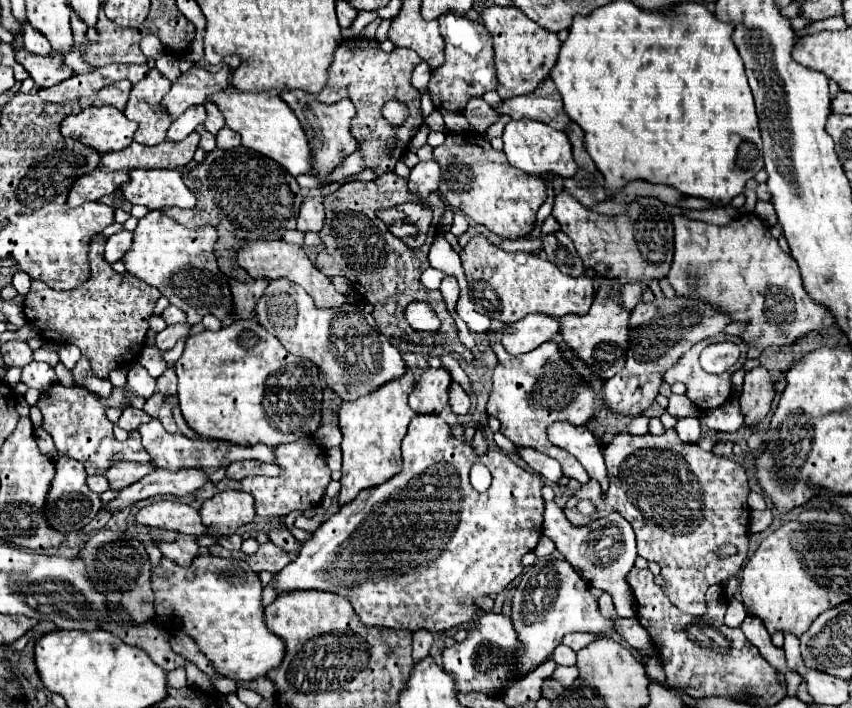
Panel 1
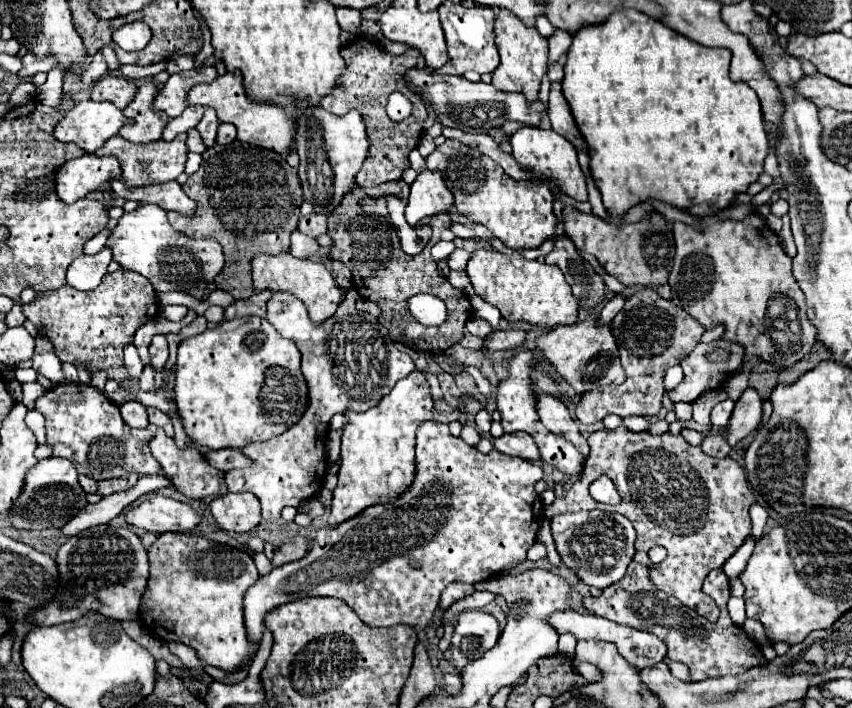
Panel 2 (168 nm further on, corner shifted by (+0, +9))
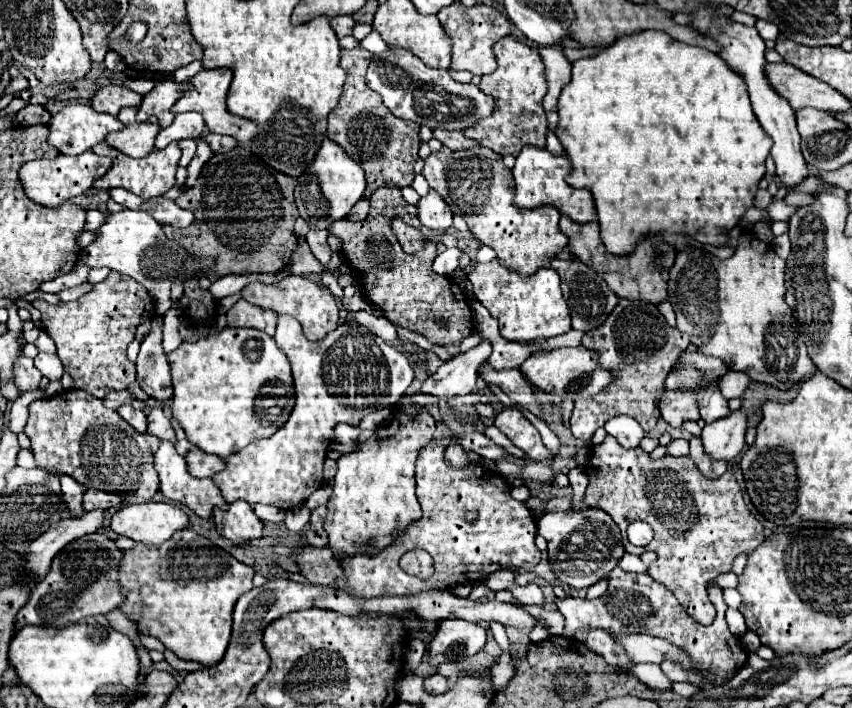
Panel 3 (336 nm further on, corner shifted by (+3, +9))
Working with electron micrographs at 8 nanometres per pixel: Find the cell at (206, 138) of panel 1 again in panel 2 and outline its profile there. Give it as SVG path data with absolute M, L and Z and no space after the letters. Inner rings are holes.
M192 128L188 132L188 150L190 152L200 152L200 154L206 150L206 144L204 144L204 140L202 140L202 136L196 128Z

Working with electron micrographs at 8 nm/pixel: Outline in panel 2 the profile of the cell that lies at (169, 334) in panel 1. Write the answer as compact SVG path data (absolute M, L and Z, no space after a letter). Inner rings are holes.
M156 334L152 338L152 344L150 344L150 358L152 358L152 366L156 370L162 370L164 368L164 362L168 358L168 340L164 334Z

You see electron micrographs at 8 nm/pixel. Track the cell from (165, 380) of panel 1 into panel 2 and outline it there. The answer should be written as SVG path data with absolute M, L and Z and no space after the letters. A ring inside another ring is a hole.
M146 366L144 372L142 372L142 376L140 376L140 388L146 390L146 392L156 390L156 386L154 386L154 376L156 376L156 370L154 370L152 366Z

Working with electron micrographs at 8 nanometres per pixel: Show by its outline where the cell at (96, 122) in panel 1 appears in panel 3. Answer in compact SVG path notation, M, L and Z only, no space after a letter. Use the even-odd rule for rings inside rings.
M71 104L53 116L49 130L49 144L53 148L61 154L77 156L103 142L105 134L123 130L123 124L111 114L95 112L89 104Z

